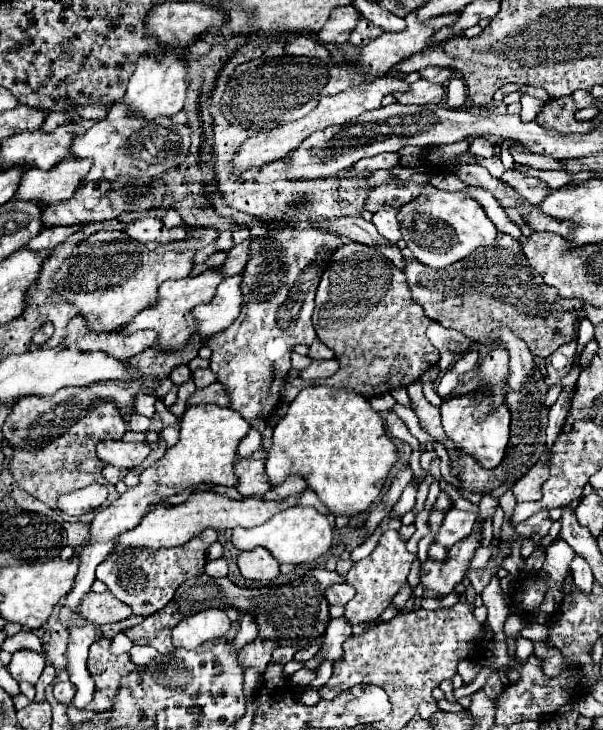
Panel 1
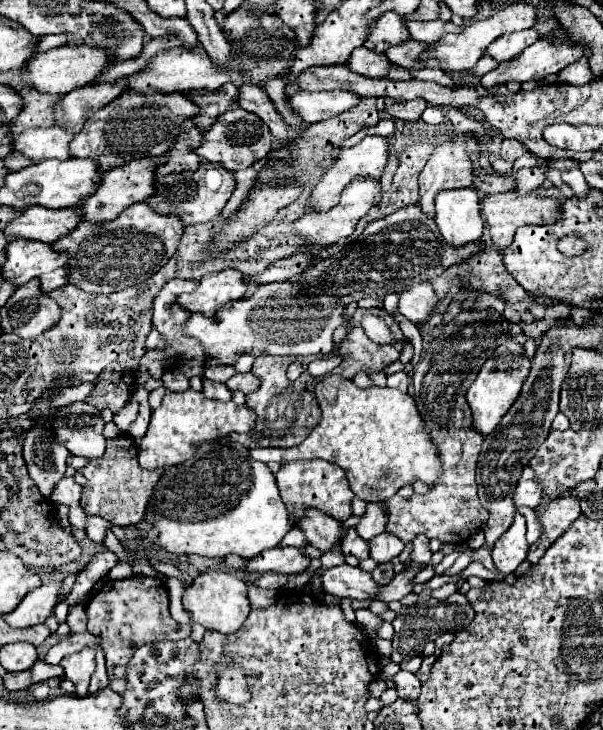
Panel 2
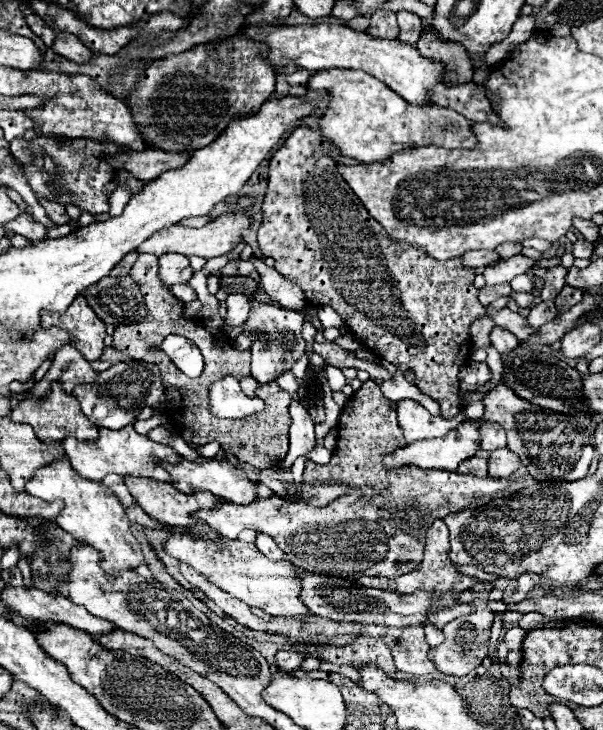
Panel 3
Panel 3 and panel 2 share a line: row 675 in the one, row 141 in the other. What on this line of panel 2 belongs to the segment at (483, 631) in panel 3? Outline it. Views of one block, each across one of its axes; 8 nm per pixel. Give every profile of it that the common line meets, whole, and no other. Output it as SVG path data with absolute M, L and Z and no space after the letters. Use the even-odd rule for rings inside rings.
M462 138L442 142L440 146L434 148L424 170L420 172L420 206L428 216L434 216L434 196L440 190L466 188L466 186L472 186L472 160L468 156L468 142Z

